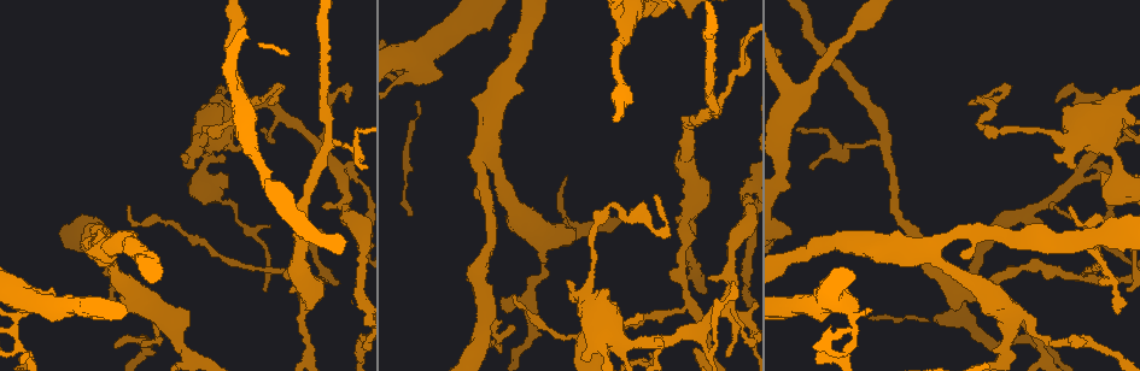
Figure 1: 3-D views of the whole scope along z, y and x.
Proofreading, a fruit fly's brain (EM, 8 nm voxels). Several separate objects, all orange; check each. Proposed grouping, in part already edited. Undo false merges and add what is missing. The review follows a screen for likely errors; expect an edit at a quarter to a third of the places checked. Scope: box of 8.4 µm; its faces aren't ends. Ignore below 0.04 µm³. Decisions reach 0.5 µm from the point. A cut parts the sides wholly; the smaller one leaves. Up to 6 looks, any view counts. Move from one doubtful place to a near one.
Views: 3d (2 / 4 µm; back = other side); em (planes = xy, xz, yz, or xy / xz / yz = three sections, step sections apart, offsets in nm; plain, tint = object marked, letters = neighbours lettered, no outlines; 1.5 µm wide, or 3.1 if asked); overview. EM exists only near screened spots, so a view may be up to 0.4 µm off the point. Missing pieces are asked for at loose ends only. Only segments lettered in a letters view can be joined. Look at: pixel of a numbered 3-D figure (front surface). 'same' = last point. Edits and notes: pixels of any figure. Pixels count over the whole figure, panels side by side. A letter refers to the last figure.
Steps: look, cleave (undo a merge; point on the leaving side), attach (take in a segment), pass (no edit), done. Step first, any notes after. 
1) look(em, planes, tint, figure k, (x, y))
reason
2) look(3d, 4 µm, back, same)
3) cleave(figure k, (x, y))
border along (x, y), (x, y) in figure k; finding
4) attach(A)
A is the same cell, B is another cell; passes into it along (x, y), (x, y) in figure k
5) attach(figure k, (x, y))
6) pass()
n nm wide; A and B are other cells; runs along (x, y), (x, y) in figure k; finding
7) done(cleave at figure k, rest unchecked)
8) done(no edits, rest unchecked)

look(em, planes, letters, figure 1, (653, 197))

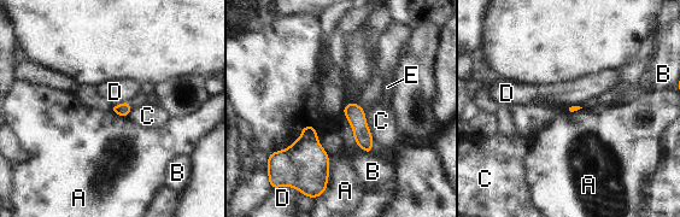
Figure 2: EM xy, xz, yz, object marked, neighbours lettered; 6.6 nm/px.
pass()
A, B, C, D and E are other cells; border along (129, 100), (111, 106) in figure 2; no lettered segment goes on from it

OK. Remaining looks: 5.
look(3d, 4 µm, back, figure 1, (712, 114))
arms part here

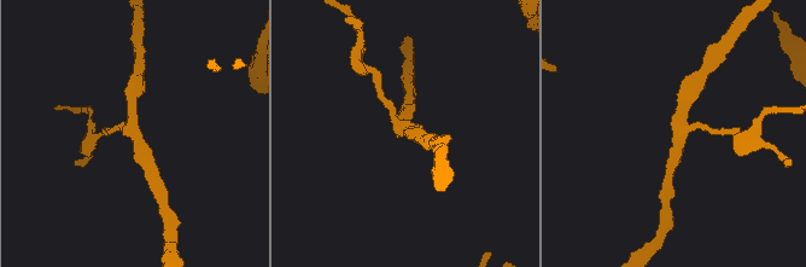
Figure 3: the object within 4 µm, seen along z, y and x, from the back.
look(em, planes, tint, figure 3, (682, 128))
3 arms

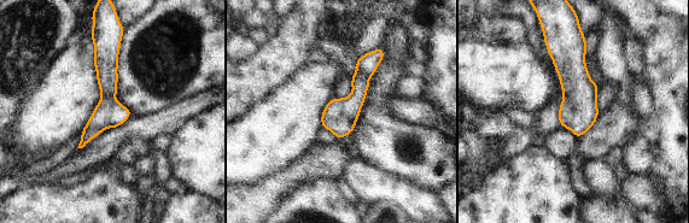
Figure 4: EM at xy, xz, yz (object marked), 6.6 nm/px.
look(em, planes, letters, same)
see the neighbours

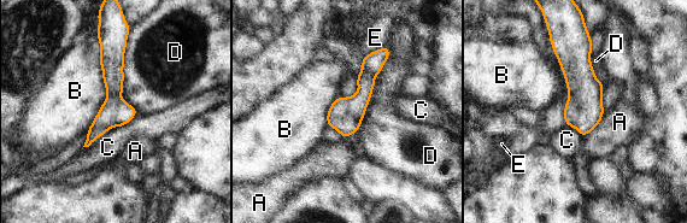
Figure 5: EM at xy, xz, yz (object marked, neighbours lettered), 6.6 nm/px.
pass()
A, B, C, D and E are other cells; one neuron here

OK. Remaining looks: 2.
look(em, xz, step 4, tint, figure 1, (403, 80))
calibre changes

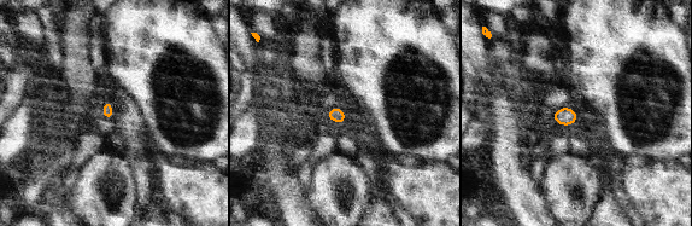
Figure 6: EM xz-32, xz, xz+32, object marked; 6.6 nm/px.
look(em, xy, step 8, letters, same)

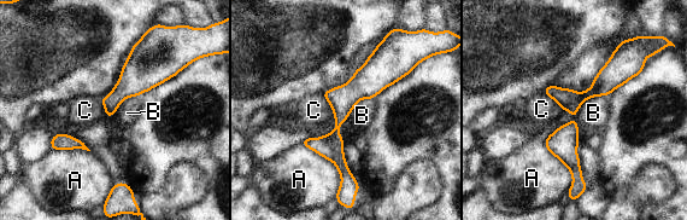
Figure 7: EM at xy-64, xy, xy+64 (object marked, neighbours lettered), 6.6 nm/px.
pass()
A, B and C are other cells; border along (606, 96), (588, 98), (576, 122) in figure 7; continuous, no second neuron

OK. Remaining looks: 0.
done(no edits, rest unchecked)

